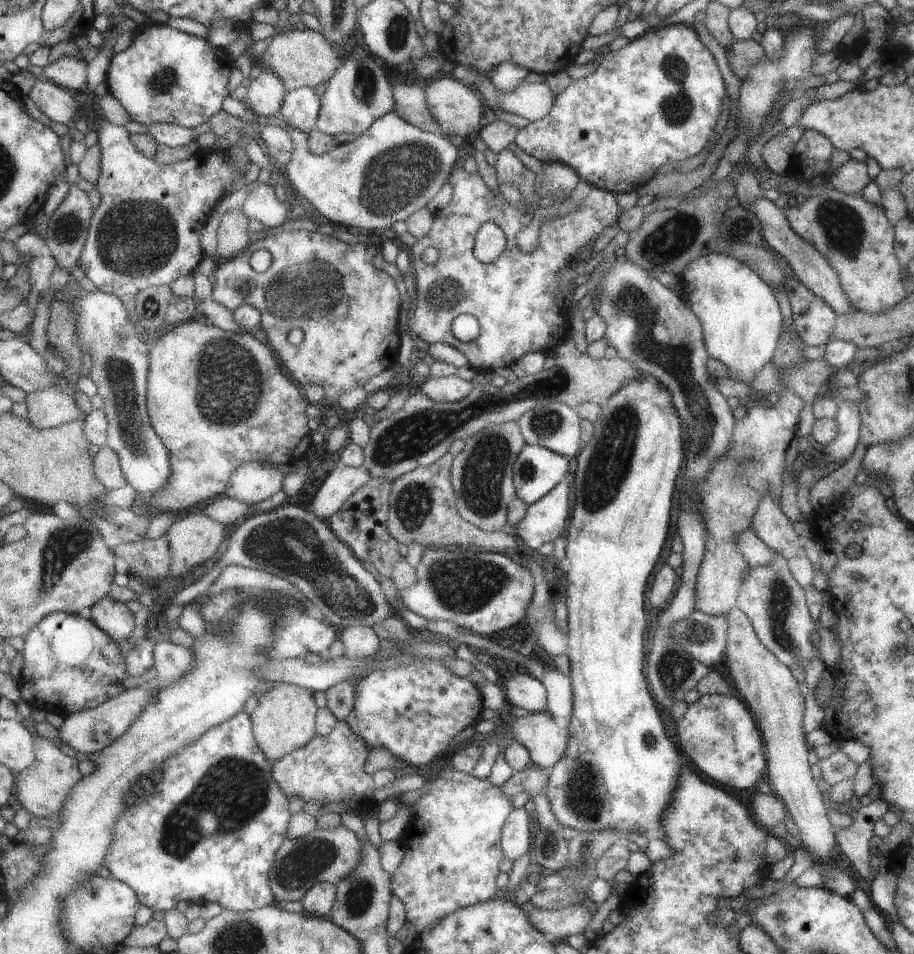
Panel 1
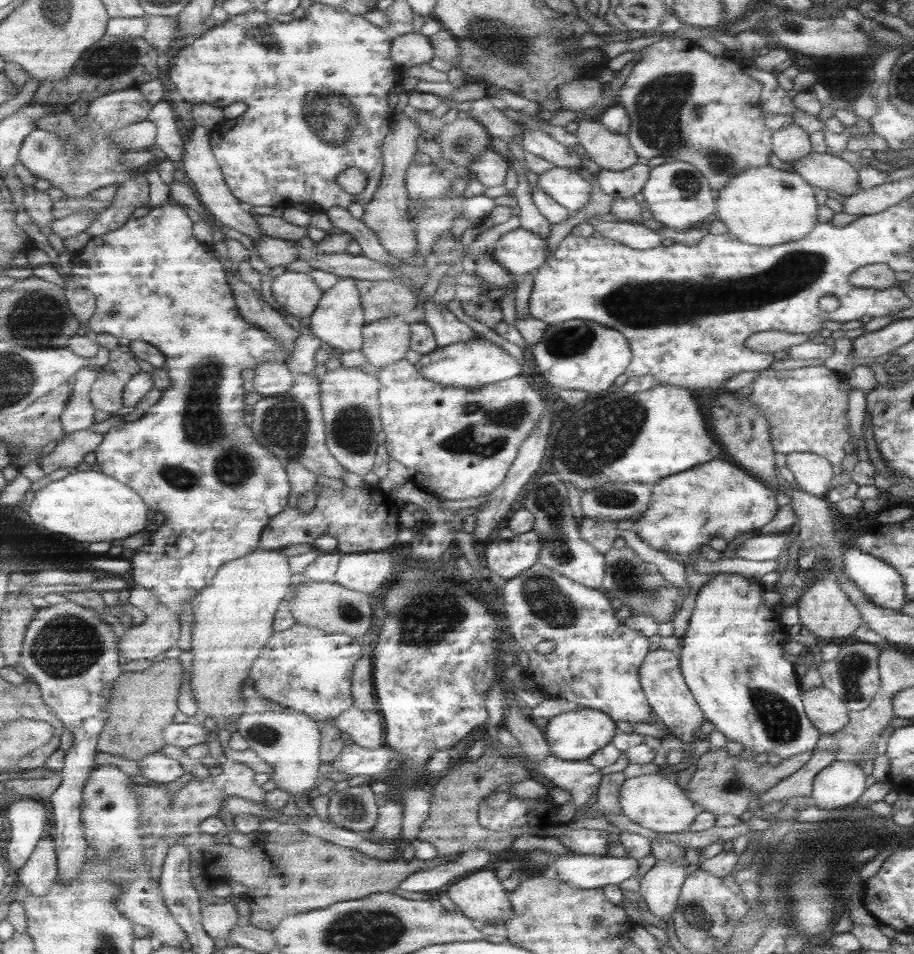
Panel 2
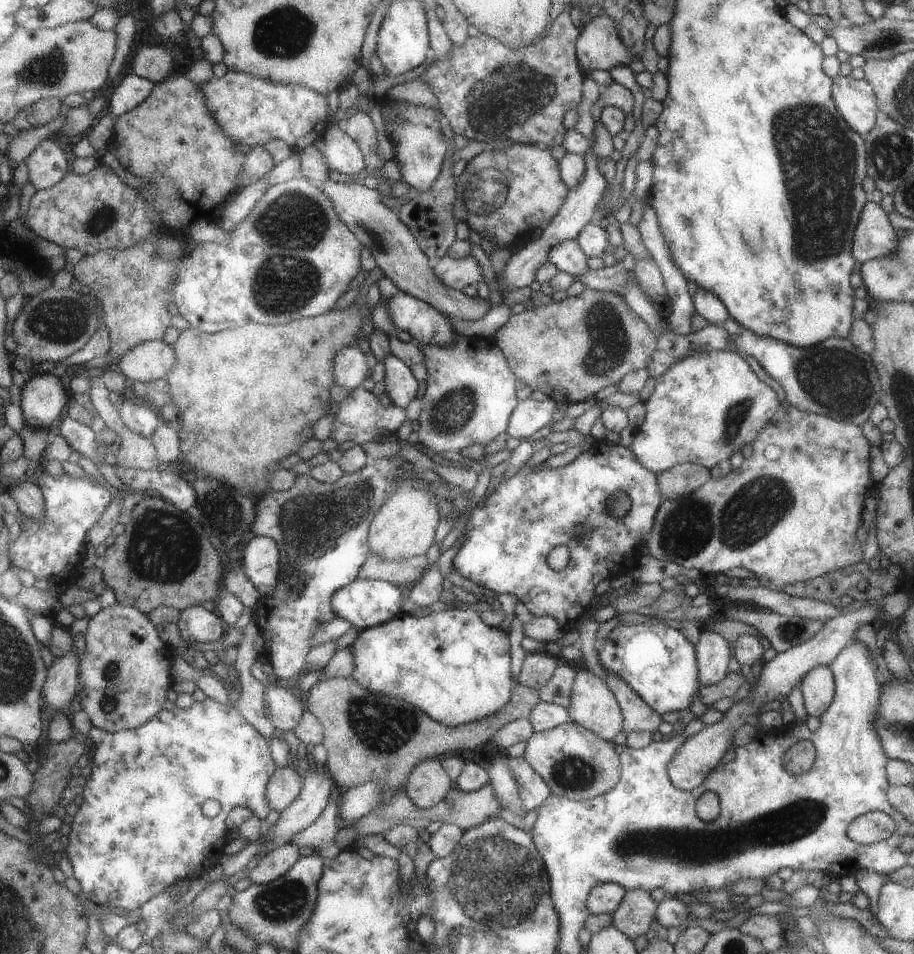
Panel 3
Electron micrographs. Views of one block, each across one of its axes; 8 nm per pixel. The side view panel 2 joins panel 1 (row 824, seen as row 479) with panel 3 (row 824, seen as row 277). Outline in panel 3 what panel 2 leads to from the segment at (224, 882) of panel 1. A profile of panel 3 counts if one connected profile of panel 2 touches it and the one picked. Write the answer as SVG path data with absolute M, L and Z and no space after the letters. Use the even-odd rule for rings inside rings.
M209 697L205 702L195 702L191 708L179 708L176 706L171 710L163 709L157 717L152 718L147 724L140 726L138 729L111 733L92 727L87 737L94 744L91 772L82 791L84 801L81 810L77 812L75 822L66 829L64 834L62 854L66 854L69 858L74 871L74 878L78 881L87 898L94 903L109 908L121 908L121 910L139 908L147 900L151 900L153 896L157 896L165 888L172 886L175 881L195 879L205 874L215 864L219 864L221 857L225 855L225 845L229 841L230 829L227 818L235 808L250 808L261 820L264 820L271 812L272 808L267 802L267 786L270 785L271 777L274 776L278 768L273 754L271 754L271 744L269 744L269 740L265 735L262 735L253 724L247 722L243 714L239 714L236 704L233 704L230 699L222 703ZM207 800L217 800L221 804L219 814L211 818L203 814L203 804Z

